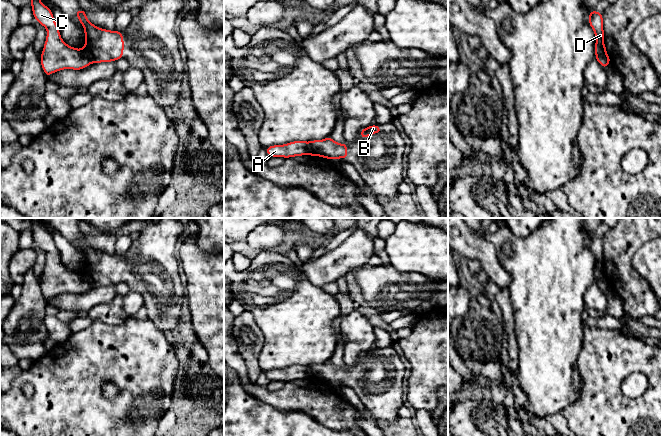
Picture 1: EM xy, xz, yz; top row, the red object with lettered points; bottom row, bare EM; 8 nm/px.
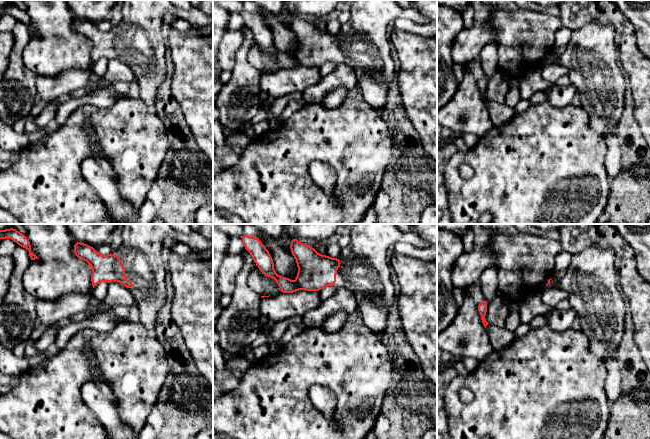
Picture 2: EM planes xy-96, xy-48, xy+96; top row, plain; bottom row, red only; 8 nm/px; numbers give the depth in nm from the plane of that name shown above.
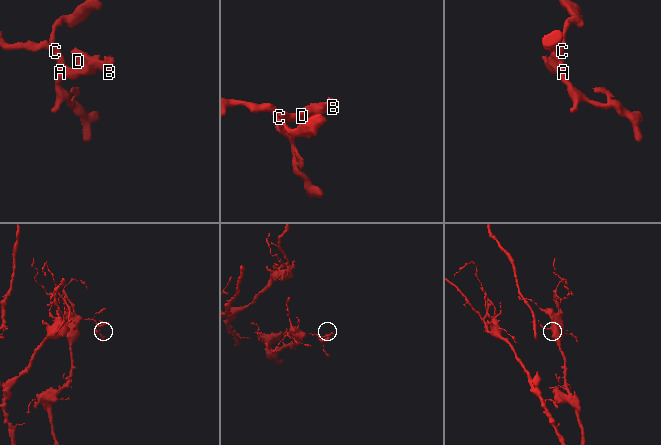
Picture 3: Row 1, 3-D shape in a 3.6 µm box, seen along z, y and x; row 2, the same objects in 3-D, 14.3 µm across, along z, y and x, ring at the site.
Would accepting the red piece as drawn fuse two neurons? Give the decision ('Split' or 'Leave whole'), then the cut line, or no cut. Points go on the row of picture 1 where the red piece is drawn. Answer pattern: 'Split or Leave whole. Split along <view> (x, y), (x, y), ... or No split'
Split. Split along xy (80, 50), (92, 62)

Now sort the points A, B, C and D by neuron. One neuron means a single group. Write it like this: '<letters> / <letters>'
A C / B D

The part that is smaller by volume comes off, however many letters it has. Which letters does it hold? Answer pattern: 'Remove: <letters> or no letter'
Remove: B, D

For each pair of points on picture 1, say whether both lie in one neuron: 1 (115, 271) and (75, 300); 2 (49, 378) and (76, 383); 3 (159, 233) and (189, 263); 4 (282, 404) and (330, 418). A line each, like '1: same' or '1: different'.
1: different
2: same
3: different
4: same

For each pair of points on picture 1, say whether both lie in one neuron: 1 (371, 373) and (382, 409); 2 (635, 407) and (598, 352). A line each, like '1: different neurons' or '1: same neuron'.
1: same neuron
2: same neuron

